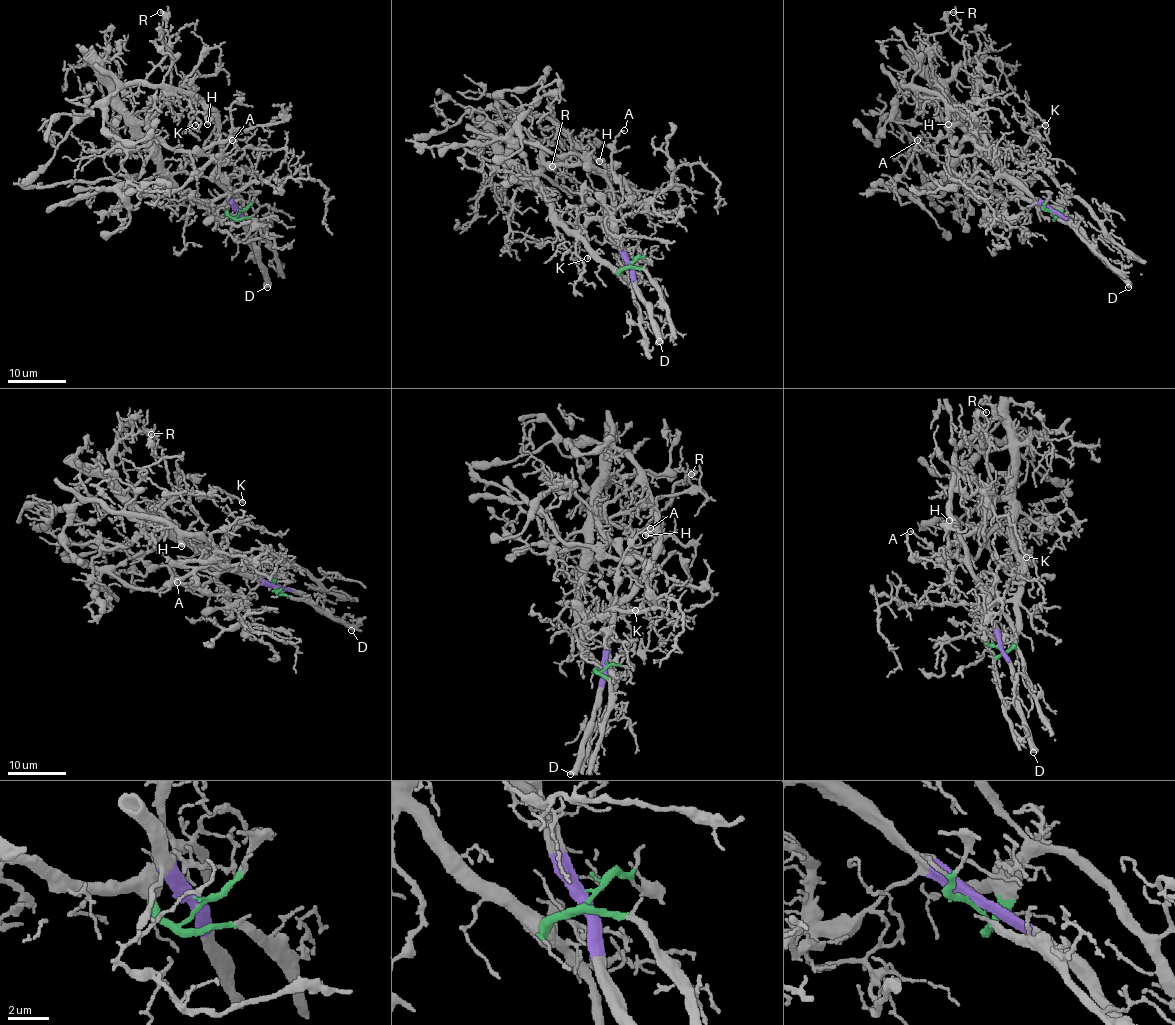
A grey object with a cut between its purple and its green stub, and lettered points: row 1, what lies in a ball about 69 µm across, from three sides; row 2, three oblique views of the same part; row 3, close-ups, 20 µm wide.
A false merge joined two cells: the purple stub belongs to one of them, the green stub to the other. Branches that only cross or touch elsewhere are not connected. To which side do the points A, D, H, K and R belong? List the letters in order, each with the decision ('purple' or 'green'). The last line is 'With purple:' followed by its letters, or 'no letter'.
A: green
D: purple
H: purple
K: green
R: green
With purple: D, H

